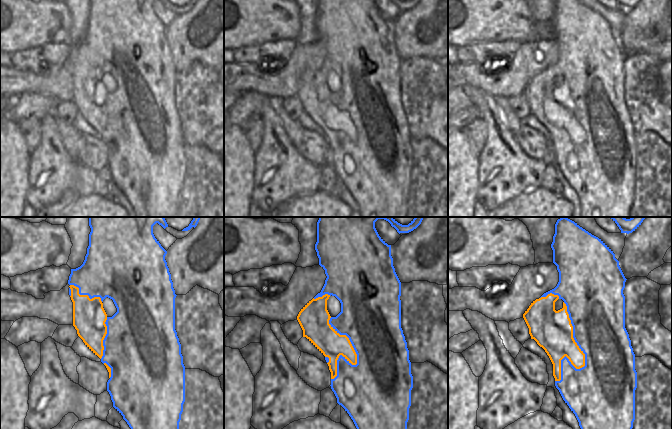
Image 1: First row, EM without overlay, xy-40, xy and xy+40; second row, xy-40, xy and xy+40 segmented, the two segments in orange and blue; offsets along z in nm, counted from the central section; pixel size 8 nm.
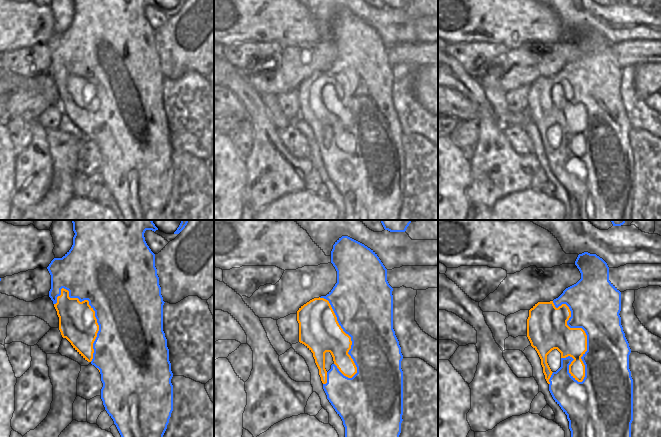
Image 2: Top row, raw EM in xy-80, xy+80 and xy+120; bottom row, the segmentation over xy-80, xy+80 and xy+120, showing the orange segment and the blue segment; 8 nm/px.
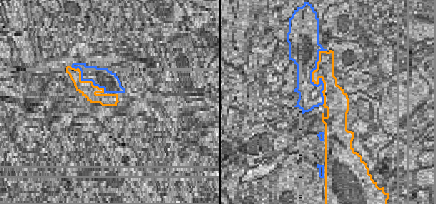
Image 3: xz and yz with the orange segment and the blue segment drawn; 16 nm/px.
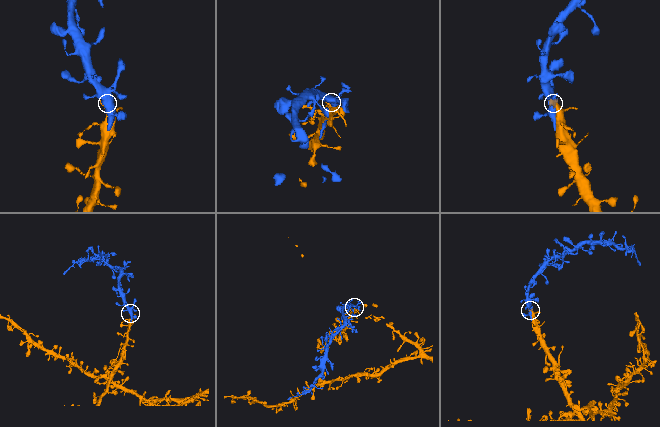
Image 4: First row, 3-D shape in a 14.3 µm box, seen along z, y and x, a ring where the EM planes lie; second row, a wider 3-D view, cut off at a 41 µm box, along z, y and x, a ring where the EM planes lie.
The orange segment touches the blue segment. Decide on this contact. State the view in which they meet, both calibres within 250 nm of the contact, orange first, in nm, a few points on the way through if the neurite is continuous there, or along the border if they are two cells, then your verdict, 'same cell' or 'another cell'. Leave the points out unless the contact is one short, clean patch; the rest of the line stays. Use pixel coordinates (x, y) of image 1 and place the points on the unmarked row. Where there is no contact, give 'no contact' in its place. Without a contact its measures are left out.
contact in xy+40; calibres 260 and 440 nm; same cell

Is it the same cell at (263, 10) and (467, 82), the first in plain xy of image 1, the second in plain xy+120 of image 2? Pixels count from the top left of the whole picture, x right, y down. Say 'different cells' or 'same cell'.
different cells

